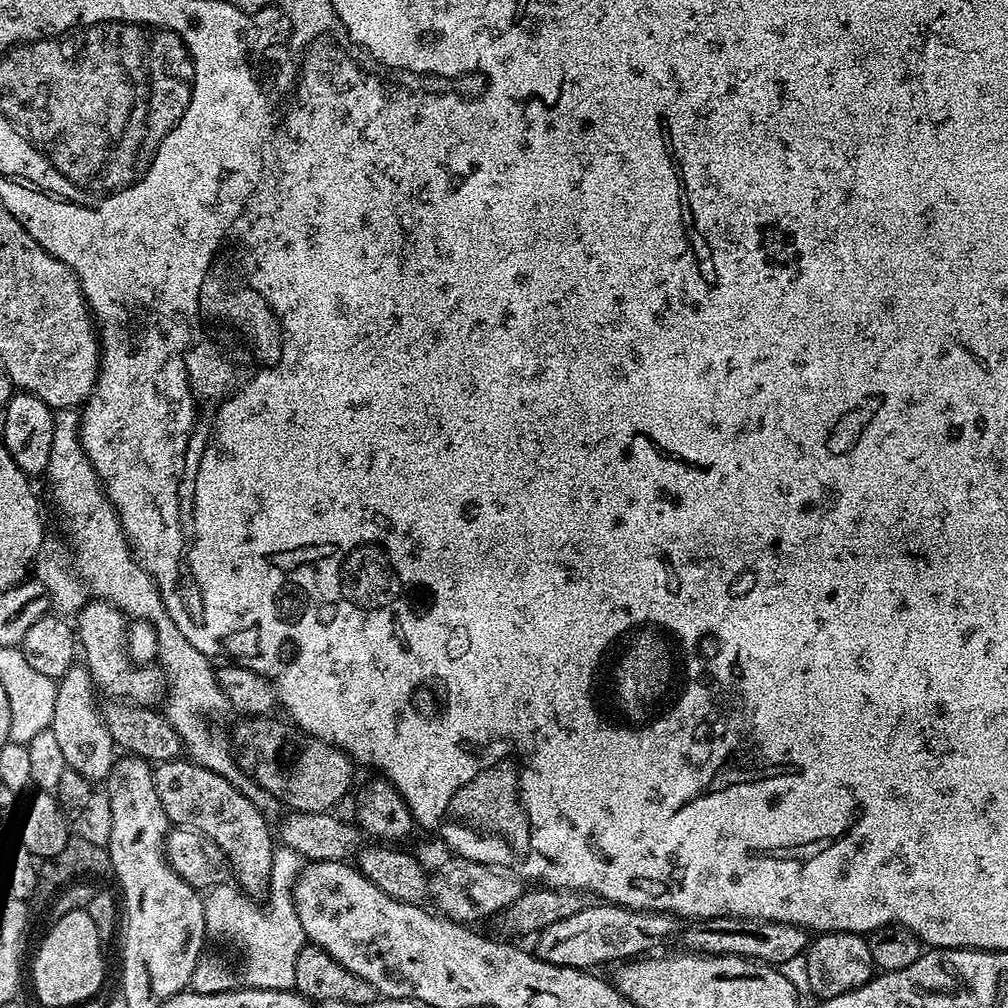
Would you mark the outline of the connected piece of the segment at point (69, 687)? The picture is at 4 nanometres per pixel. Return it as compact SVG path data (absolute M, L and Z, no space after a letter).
M73 663L72 668L66 670L66 674L60 677L56 685L51 730L54 739L61 746L62 758L66 758L68 767L82 774L82 778L99 782L107 781L111 777L118 759L118 746L112 741L110 730L106 730L98 704L96 708L95 695L97 696L97 693L94 691L92 673L83 663Z

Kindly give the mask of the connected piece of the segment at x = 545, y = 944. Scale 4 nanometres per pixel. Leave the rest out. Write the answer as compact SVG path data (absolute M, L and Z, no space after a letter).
M595 902L591 907L578 911L570 918L564 918L554 925L546 926L535 937L536 948L534 954L539 960L550 962L554 966L563 968L579 968L581 970L596 970L599 964L612 964L627 962L637 958L647 957L655 953L667 940L672 940L681 935L681 917L672 912L643 912L633 908L624 908L621 904L610 904L607 902Z

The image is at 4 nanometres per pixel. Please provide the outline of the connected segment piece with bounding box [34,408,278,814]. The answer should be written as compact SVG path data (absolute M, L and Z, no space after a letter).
M55 409L54 443L50 446L47 480L52 487L52 500L60 507L60 512L68 523L68 544L72 547L73 569L67 568L68 560L62 553L45 551L35 561L35 579L46 586L53 605L61 613L76 614L84 607L85 584L93 592L93 597L113 604L125 617L150 621L158 634L158 664L166 677L167 692L162 715L180 735L187 759L206 770L214 770L214 774L226 778L230 786L246 794L246 798L250 798L250 802L254 802L254 806L258 806L261 812L271 814L278 808L278 802L270 790L262 790L256 779L245 773L225 733L223 736L222 733L215 732L204 721L204 716L216 716L230 708L222 686L216 681L216 668L213 661L204 656L198 646L193 646L182 635L182 630L178 630L178 626L174 626L174 618L170 618L170 610L166 610L166 602L162 602L156 581L144 569L143 564L134 558L132 549L128 547L128 539L120 525L120 516L116 513L115 506L108 501L104 486L100 483L90 458L86 458L84 453L80 441L80 412L77 409Z

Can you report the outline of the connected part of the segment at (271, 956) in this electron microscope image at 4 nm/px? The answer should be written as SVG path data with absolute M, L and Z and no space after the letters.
M280 846L272 854L272 882L267 893L268 905L264 912L255 904L249 893L235 883L218 884L207 889L204 902L204 931L209 937L221 936L233 940L244 955L244 980L249 988L266 990L295 989L294 962L304 949L306 937L302 922L298 922L296 907L292 901L292 885L300 877L302 857L287 846Z

